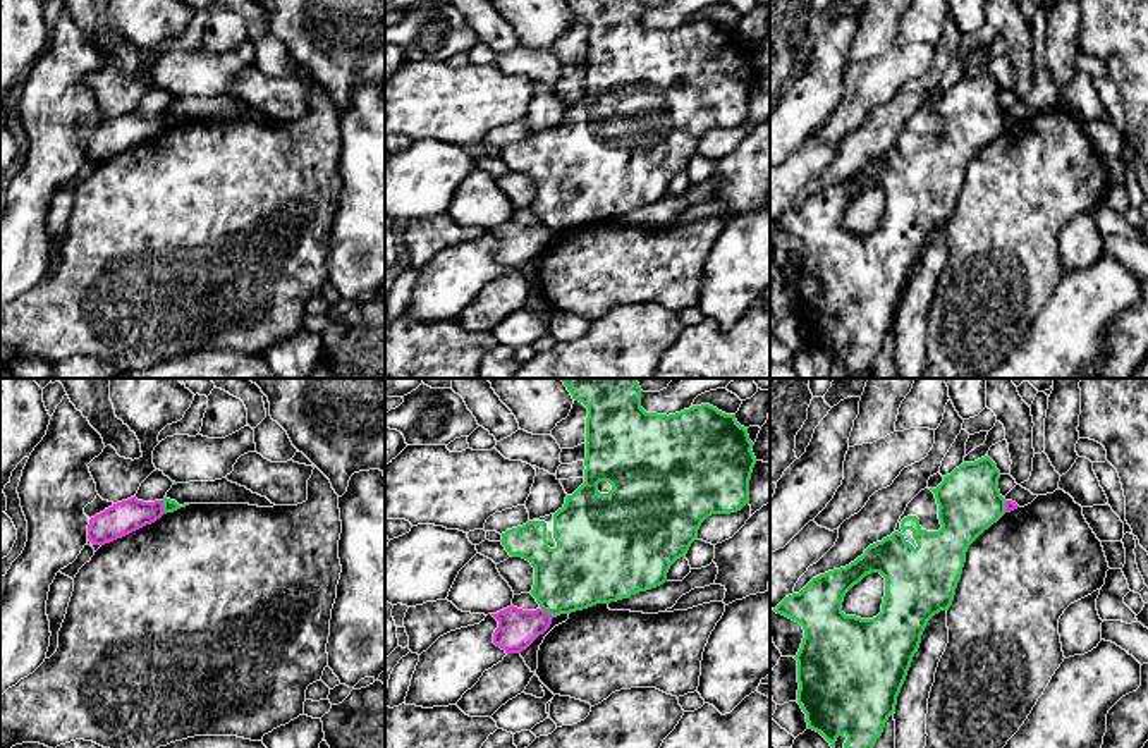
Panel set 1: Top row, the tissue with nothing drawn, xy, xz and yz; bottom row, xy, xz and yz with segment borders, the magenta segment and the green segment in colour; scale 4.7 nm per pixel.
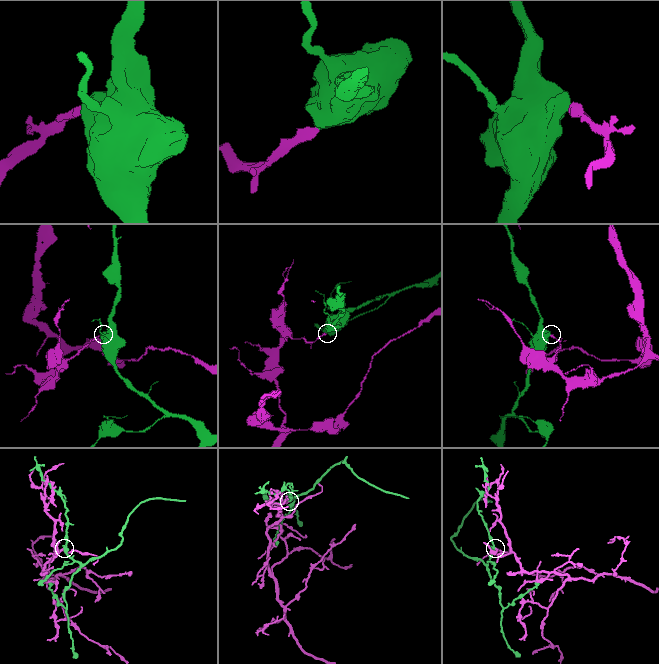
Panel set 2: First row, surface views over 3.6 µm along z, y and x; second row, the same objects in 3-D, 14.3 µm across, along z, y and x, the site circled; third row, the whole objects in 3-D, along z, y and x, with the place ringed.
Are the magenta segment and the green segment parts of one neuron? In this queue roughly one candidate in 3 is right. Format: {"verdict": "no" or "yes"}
{"verdict": "no"}

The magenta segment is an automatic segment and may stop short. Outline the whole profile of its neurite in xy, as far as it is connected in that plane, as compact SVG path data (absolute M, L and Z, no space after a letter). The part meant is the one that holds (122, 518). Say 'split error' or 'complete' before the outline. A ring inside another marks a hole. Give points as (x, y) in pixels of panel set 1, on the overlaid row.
complete; M131 497L91 518L88 524L88 540L93 545L110 543L155 523L163 514L163 500L143 502Z

